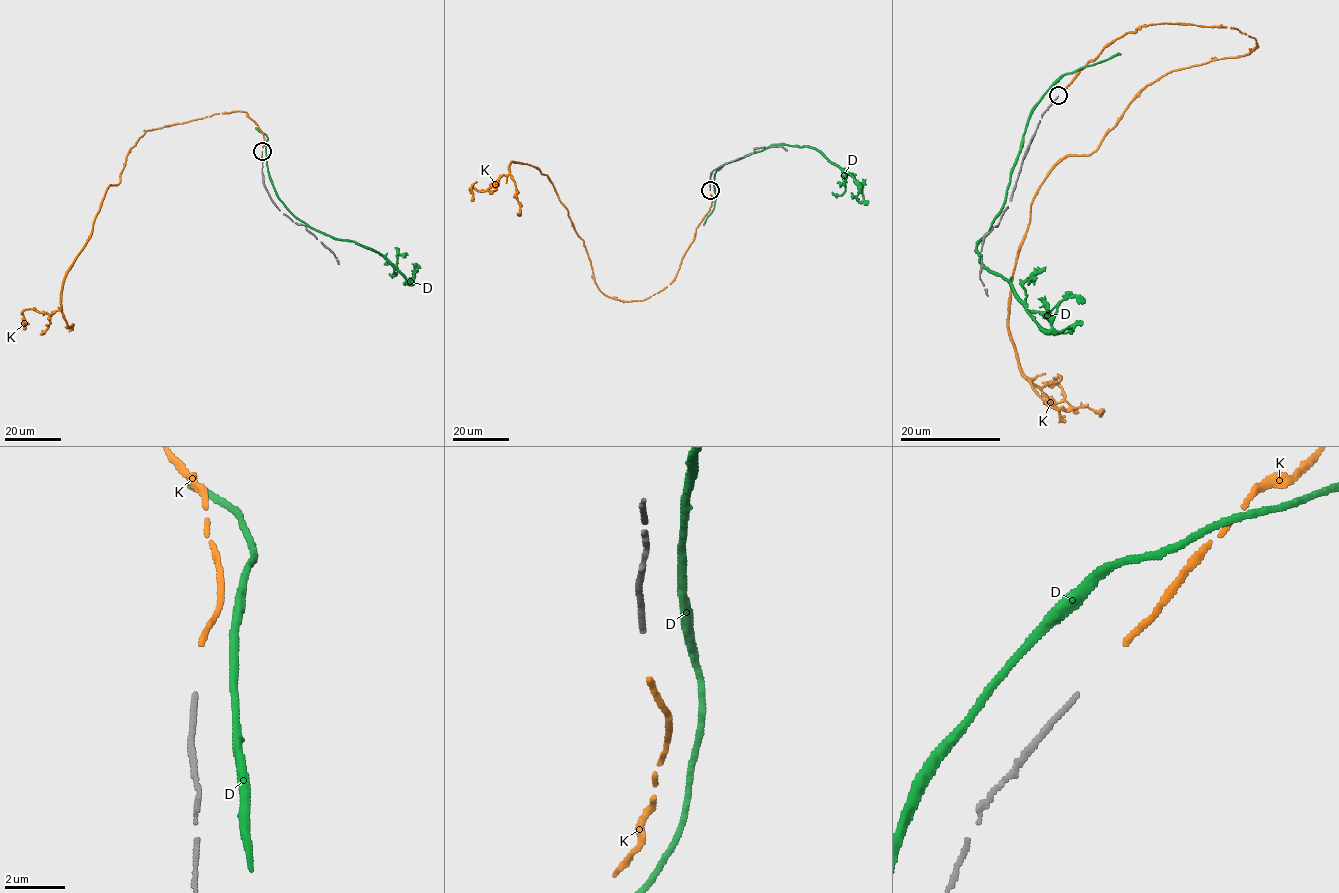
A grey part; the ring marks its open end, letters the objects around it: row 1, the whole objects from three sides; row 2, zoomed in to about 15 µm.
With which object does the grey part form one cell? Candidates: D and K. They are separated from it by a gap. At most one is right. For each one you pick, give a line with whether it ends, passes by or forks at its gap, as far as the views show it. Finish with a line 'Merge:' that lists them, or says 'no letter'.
K: it ends
Merge: K

